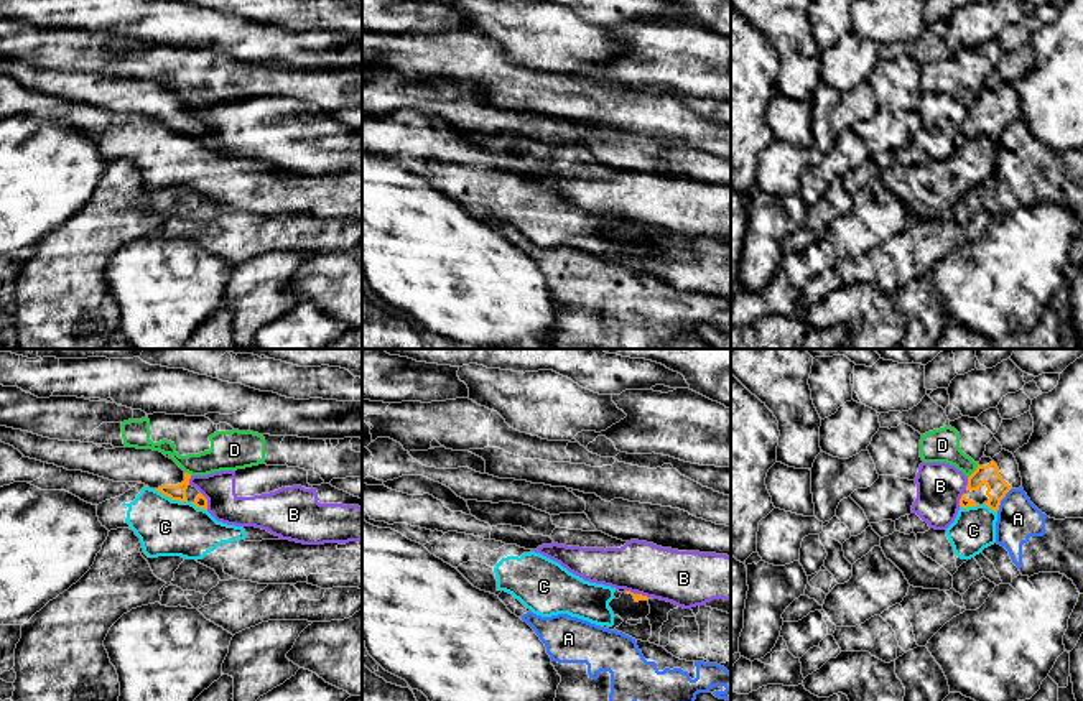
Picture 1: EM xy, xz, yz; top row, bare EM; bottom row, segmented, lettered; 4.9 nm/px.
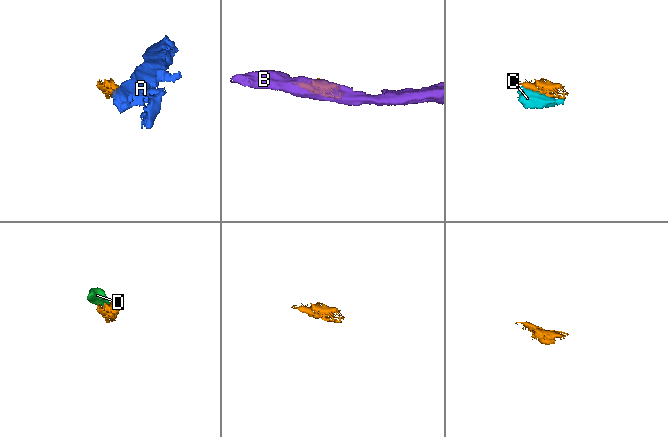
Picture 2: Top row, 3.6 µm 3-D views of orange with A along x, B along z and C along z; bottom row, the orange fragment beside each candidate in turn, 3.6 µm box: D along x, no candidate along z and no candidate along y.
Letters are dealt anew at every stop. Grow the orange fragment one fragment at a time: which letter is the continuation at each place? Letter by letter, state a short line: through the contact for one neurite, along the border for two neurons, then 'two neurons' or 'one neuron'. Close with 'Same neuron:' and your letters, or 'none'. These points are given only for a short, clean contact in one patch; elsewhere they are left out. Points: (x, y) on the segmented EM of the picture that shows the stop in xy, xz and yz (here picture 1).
A: yz (1011, 487), (996, 510) | two neurons
B: two neurons
C: two neurons
D: yz (978, 464), (968, 478) | two neurons
Same neuron: none

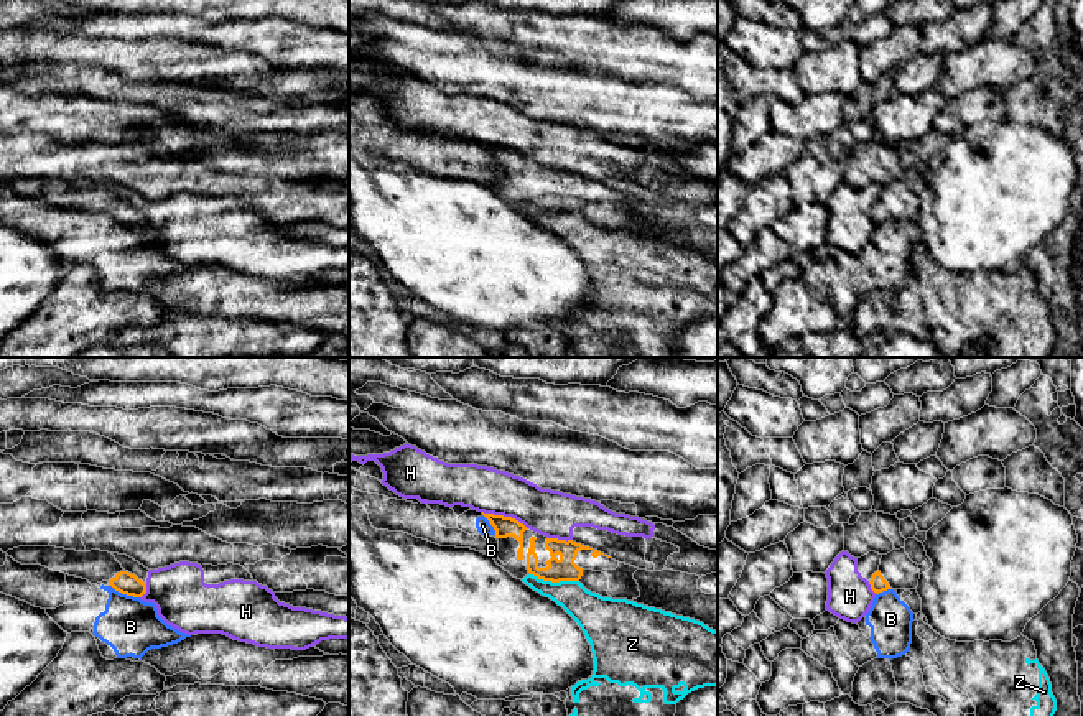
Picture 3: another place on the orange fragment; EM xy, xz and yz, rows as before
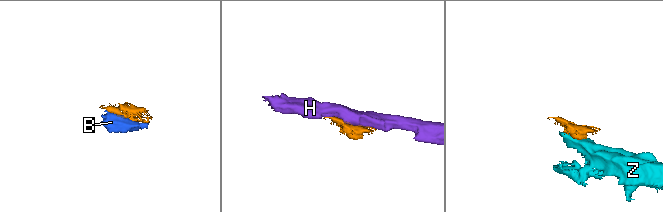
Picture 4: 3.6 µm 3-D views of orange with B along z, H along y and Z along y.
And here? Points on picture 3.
B: two neurons
H: two neurons
Z: xz (530, 573), (552, 581), (578, 581) | two neurons
Same neuron: none

